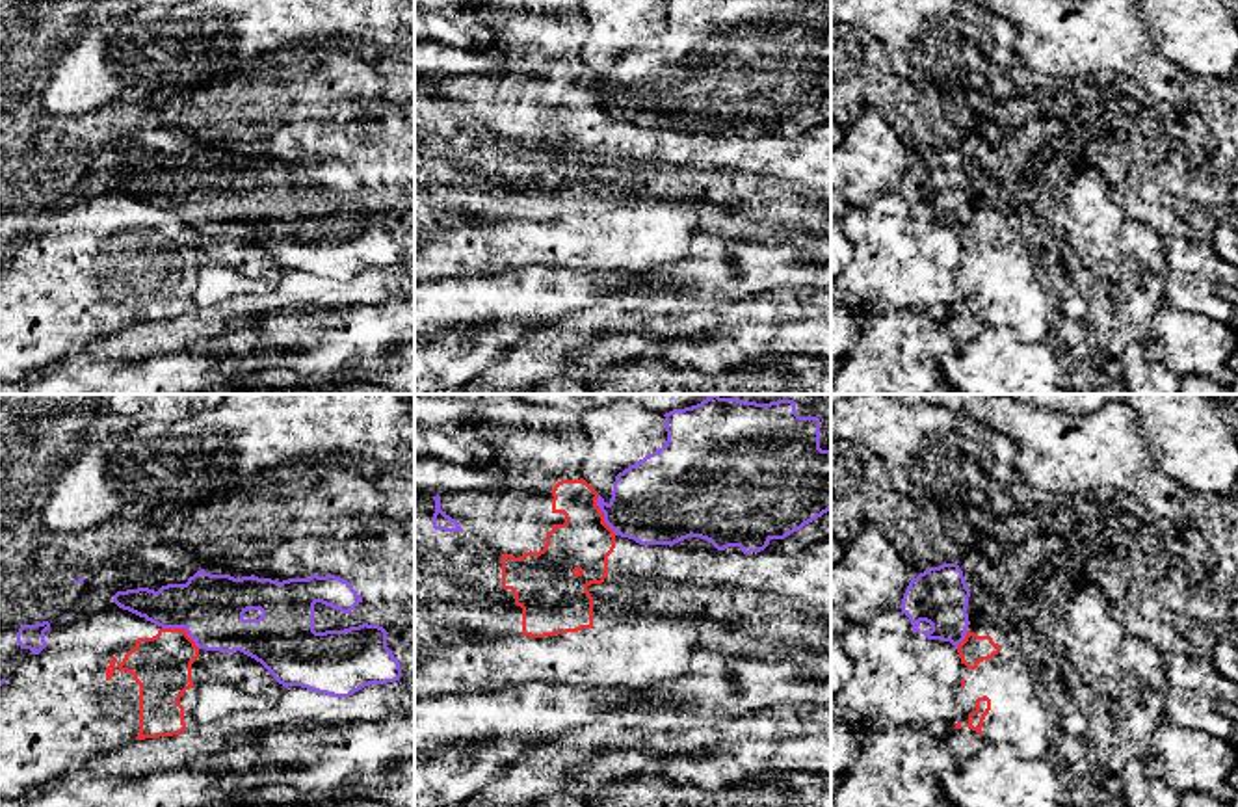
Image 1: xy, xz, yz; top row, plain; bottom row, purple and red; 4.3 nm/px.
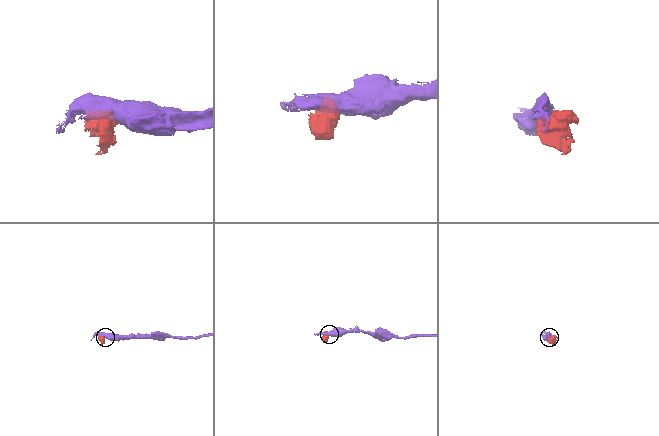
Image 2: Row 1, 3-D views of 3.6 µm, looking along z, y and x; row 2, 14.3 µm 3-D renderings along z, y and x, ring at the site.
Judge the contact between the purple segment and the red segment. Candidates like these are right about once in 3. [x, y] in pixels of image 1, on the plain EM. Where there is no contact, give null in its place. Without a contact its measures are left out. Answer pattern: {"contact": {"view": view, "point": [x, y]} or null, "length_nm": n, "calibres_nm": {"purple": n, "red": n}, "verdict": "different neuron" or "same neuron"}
{"contact": {"view": "xy", "point": [183, 211]}, "length_nm": 190, "calibres_nm": {"purple": 280, "red": 260}, "verdict": "different neuron"}

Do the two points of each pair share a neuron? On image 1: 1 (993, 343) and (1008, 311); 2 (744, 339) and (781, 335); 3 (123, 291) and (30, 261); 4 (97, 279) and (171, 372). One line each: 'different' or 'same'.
1: different
2: same
3: same
4: different

